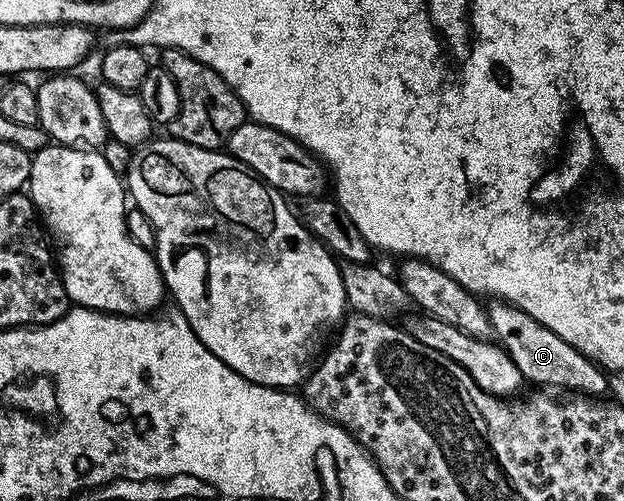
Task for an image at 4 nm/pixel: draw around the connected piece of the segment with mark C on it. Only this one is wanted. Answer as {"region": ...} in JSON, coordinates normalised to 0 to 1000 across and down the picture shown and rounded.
{"region":[[[787,599],[782,623],[792,655],[790,679],[803,689],[821,725],[833,733],[838,762],[849,766],[851,760],[856,772],[880,772],[883,778],[920,776],[913,780],[926,788],[965,788],[970,780],[973,747],[929,699],[917,693],[917,685],[897,677],[891,661],[878,661],[872,645],[859,645],[853,629],[833,621],[811,601]]]}

